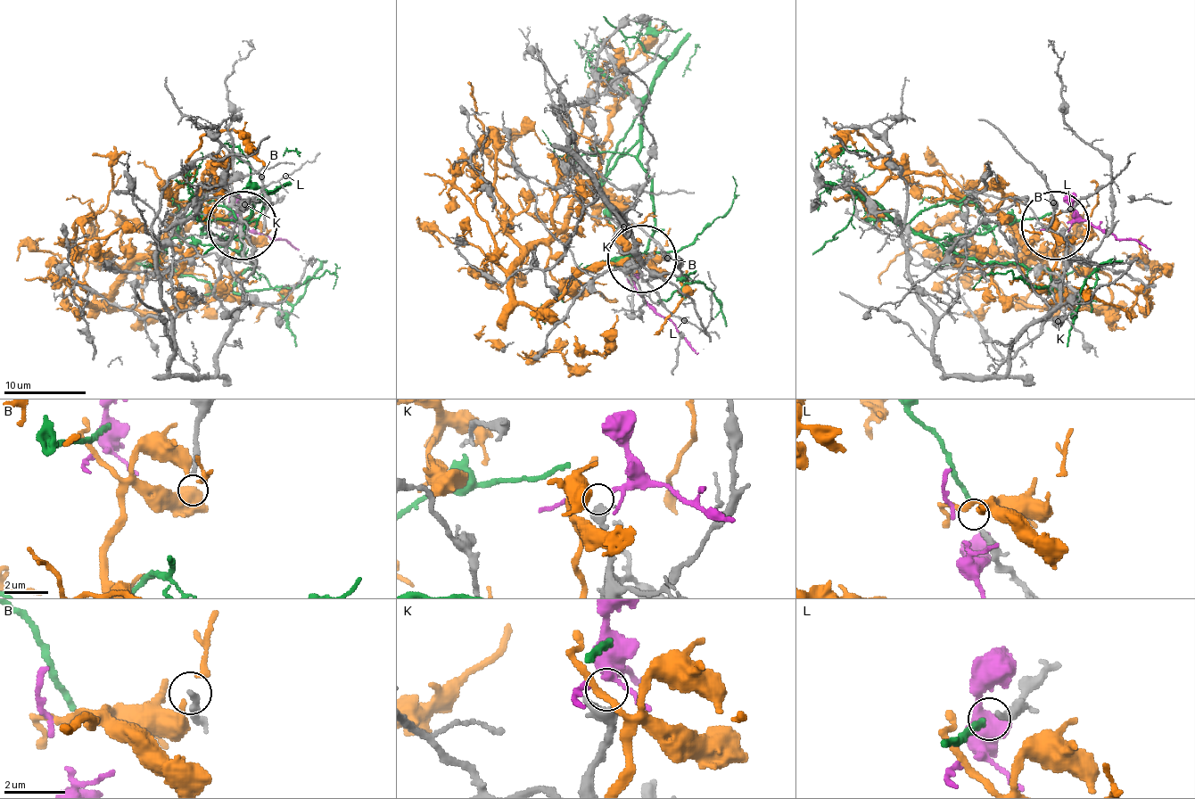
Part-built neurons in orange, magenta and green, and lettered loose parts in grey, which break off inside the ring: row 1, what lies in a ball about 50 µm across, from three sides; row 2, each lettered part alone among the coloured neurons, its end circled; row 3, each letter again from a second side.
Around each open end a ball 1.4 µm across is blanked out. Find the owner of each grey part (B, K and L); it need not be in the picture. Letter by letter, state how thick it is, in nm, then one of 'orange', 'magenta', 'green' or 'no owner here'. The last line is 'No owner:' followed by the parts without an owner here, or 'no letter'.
B: 200 nm | no owner here
K: 460 nm | no owner here
L: 220 nm | green
No owner: B, K

